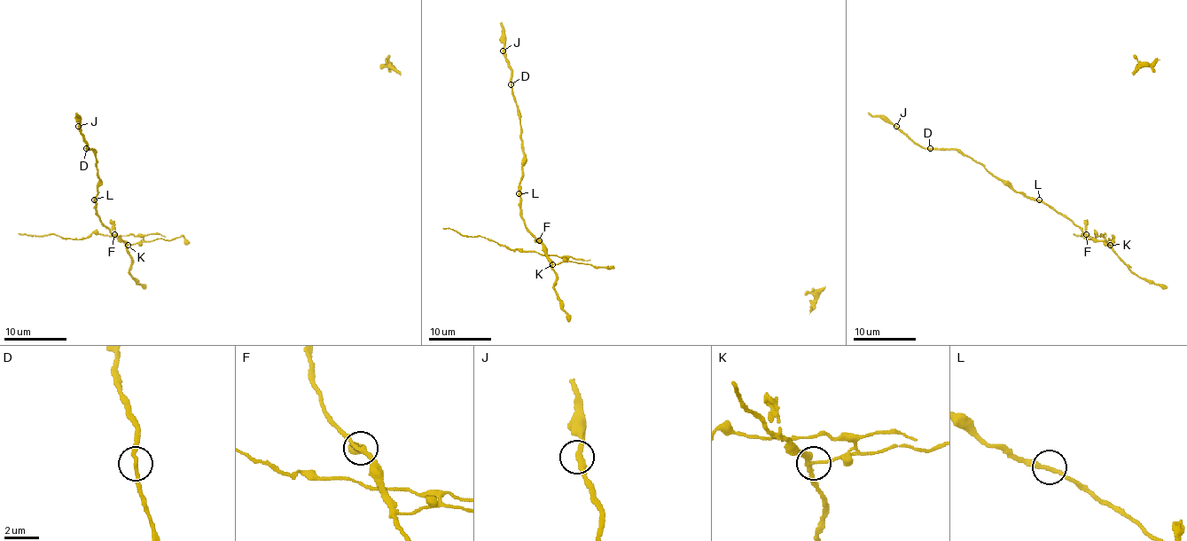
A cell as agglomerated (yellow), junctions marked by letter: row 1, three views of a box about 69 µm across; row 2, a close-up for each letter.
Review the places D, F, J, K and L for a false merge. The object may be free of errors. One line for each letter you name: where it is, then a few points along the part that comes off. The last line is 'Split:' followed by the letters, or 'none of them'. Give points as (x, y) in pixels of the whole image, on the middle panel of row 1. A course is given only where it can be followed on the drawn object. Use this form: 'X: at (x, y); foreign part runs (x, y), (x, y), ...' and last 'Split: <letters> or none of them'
K: at (552, 264); foreign part runs (553, 263), (566, 259), (564, 255), (539, 254), (503, 246), (479, 236), (460, 236), (452, 229), (443, 228)
Split: K

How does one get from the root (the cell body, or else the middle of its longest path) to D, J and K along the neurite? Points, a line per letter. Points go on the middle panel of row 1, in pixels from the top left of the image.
D: (572, 261), (553, 263), (546, 248), (525, 224), (519, 198), (523, 140), (519, 113), (511, 83)
J: (572, 261), (553, 263), (546, 248), (527, 229), (521, 215), (521, 126), (512, 90), (509, 60), (503, 50)
K: (572, 261), (553, 263)

